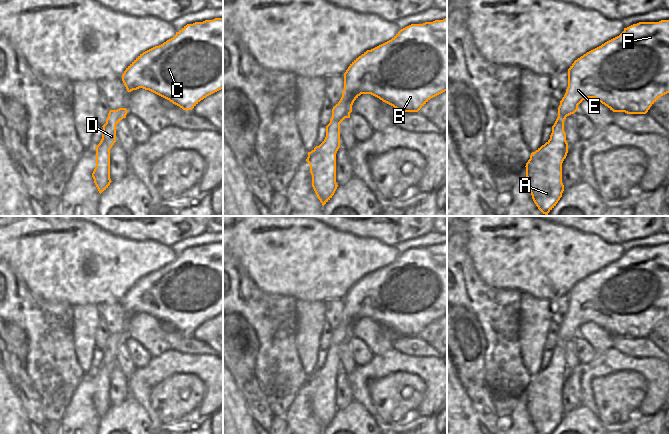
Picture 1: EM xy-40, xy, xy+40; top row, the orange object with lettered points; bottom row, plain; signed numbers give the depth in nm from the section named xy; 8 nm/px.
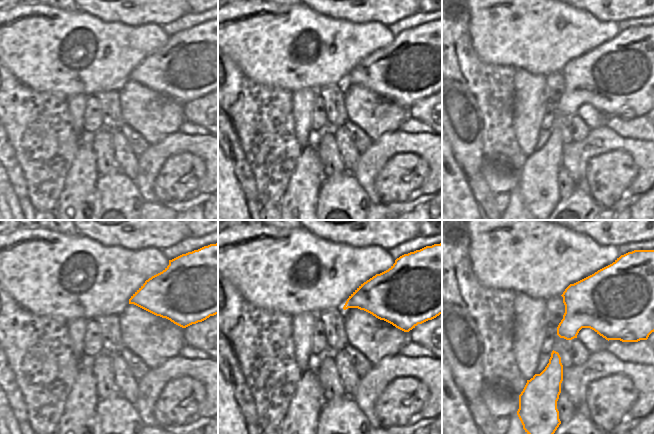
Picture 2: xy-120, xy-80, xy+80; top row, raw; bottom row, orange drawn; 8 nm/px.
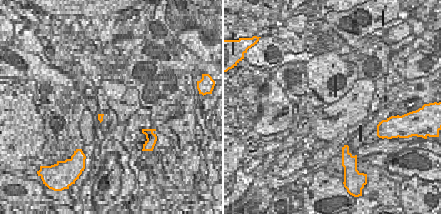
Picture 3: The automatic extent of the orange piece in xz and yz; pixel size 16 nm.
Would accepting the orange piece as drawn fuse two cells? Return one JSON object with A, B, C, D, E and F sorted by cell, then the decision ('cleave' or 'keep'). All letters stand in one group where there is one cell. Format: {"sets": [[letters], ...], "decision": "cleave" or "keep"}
{"sets": [["A", "B", "C", "D", "E", "F"]], "decision": "keep"}

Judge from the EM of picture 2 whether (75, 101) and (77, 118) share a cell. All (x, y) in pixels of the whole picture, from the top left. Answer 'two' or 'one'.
one

